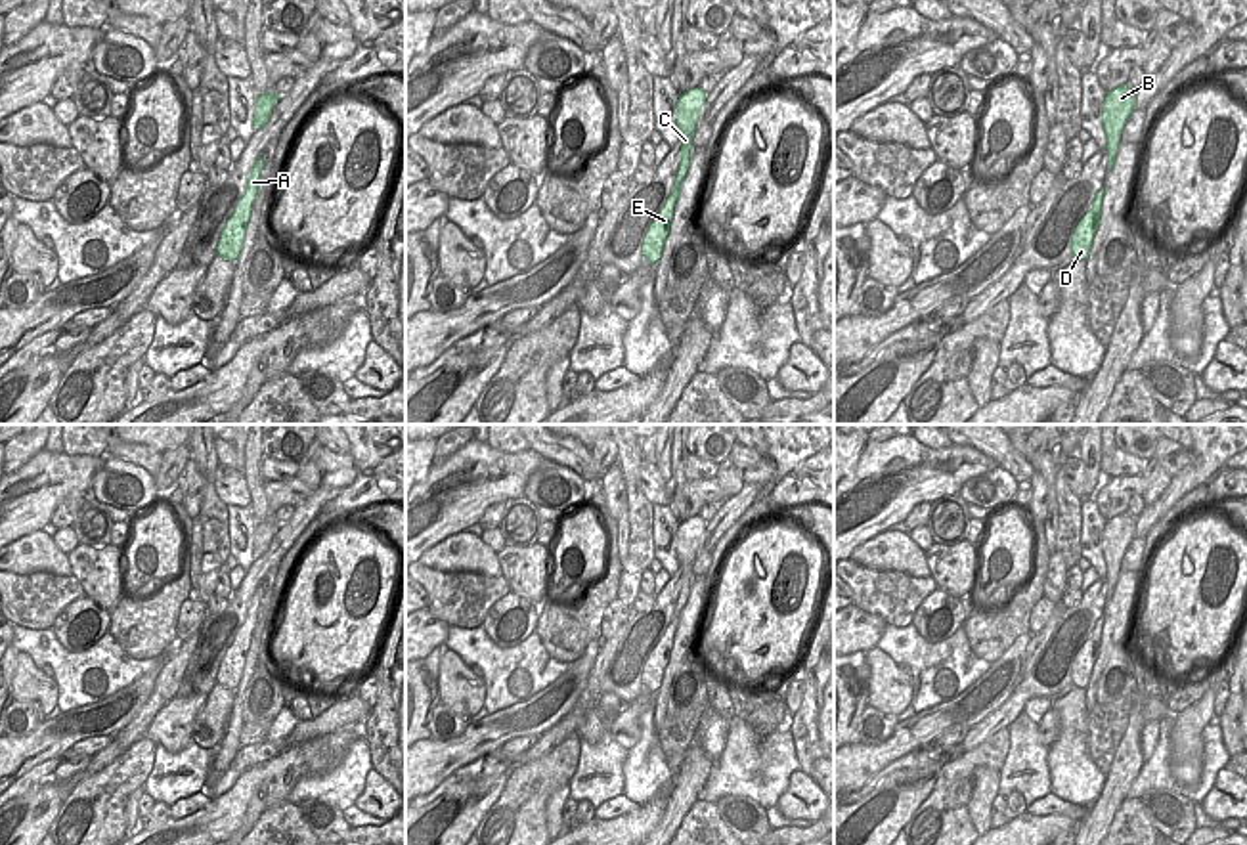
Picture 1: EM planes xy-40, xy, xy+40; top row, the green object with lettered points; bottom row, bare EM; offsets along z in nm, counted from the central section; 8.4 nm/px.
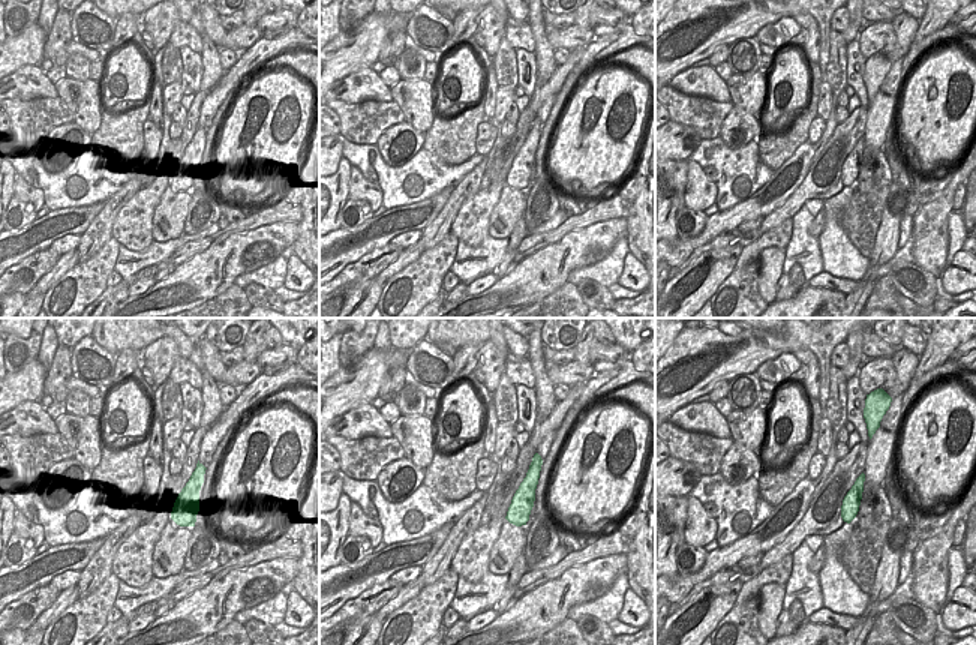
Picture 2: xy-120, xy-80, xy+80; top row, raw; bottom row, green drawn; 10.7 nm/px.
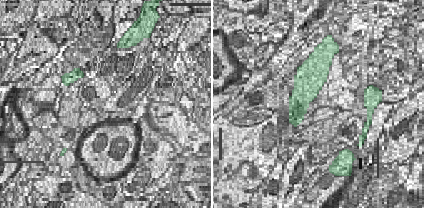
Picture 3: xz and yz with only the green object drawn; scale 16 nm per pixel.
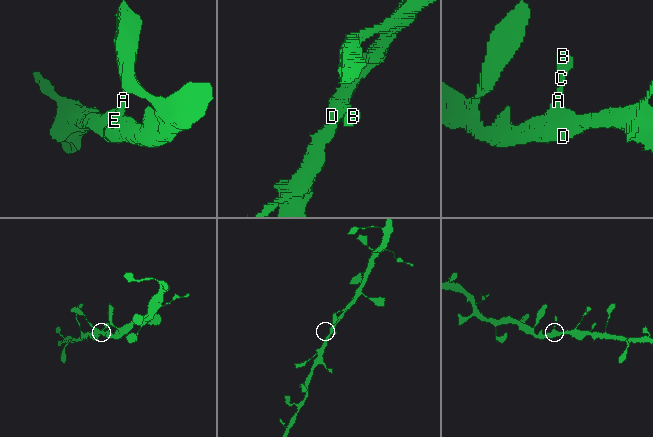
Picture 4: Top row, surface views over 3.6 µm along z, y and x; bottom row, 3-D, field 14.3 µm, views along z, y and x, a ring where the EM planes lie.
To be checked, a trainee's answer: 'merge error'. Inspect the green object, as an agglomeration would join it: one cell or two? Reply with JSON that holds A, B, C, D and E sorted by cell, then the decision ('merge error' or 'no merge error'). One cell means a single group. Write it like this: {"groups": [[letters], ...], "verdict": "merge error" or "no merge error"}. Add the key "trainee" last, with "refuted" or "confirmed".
{"groups": [["A", "B", "C", "D", "E"]], "verdict": "no merge error", "trainee": "refuted"}

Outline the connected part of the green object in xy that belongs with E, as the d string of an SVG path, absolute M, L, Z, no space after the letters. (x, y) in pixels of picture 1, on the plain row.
M700 514L679 522L677 560L679 560L679 570L681 570L681 593L677 598L673 618L666 633L662 635L654 650L650 652L645 663L645 669L643 669L643 684L650 692L658 692L658 688L662 686L664 671L669 663L669 656L673 648L673 637L679 627L679 618L690 595L692 564L696 560L696 551L700 547L700 539L706 531L706 526L708 522Z

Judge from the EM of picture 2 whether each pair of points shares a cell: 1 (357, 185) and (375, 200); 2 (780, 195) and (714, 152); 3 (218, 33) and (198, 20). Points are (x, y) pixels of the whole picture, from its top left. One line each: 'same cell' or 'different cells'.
1: same cell
2: different cells
3: same cell

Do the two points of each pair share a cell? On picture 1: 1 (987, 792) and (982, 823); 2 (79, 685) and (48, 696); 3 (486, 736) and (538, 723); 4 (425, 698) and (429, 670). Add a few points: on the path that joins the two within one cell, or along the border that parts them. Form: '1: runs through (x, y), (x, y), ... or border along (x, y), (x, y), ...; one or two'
1: runs through (982, 800), (982, 815); one
2: border along (52, 679), (58, 691), (58, 704); two
3: runs through (500, 727), (525, 723); one
4: runs through (425, 691), (425, 677); one

